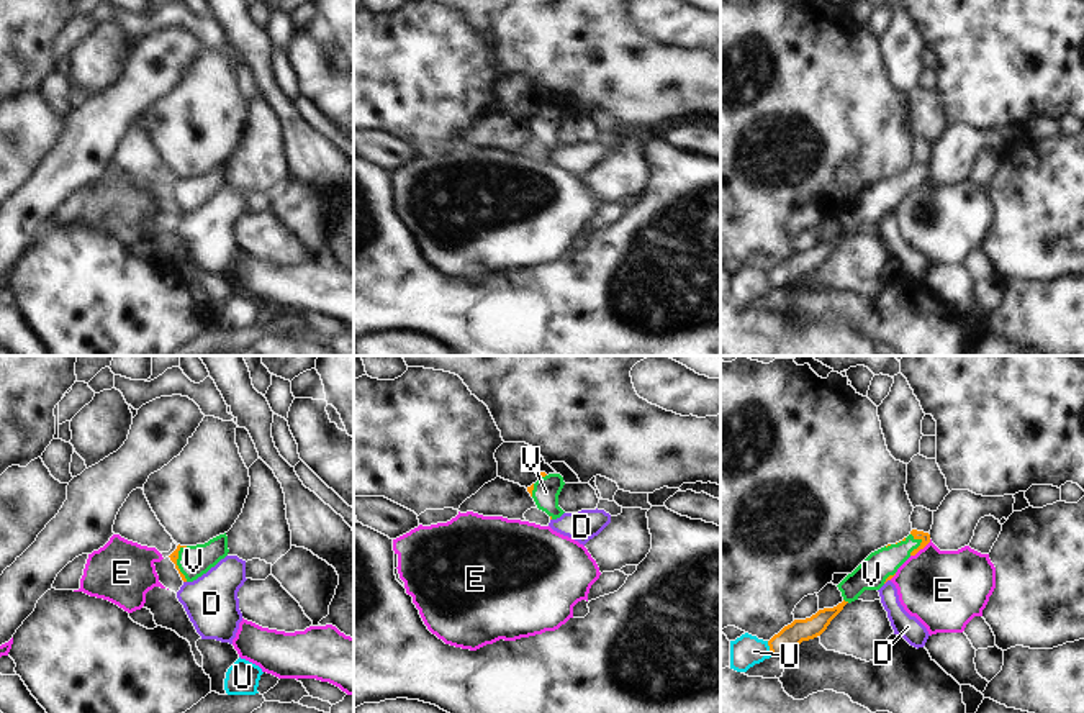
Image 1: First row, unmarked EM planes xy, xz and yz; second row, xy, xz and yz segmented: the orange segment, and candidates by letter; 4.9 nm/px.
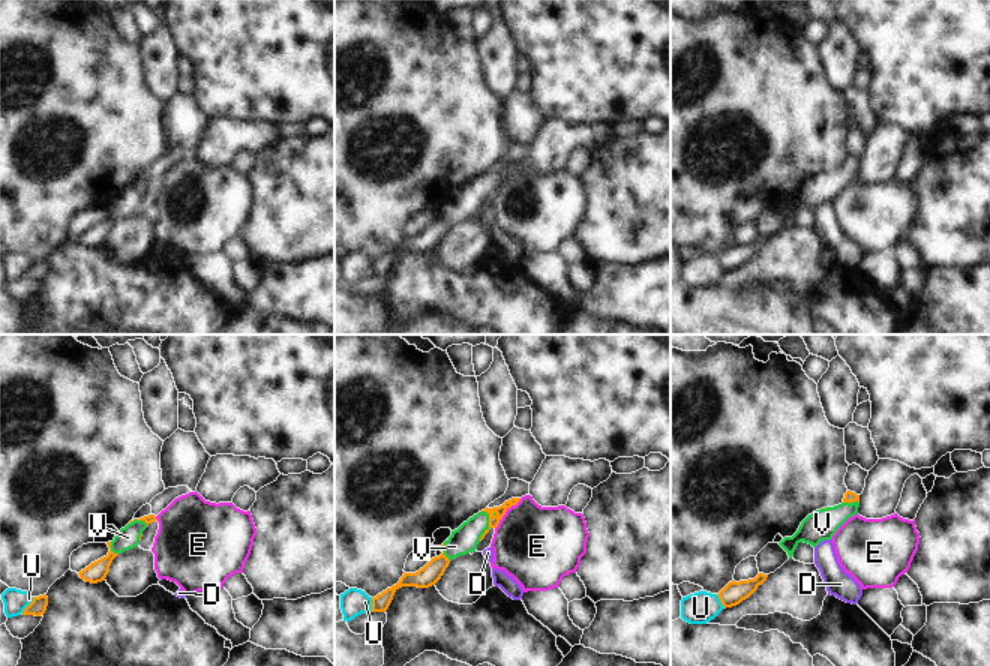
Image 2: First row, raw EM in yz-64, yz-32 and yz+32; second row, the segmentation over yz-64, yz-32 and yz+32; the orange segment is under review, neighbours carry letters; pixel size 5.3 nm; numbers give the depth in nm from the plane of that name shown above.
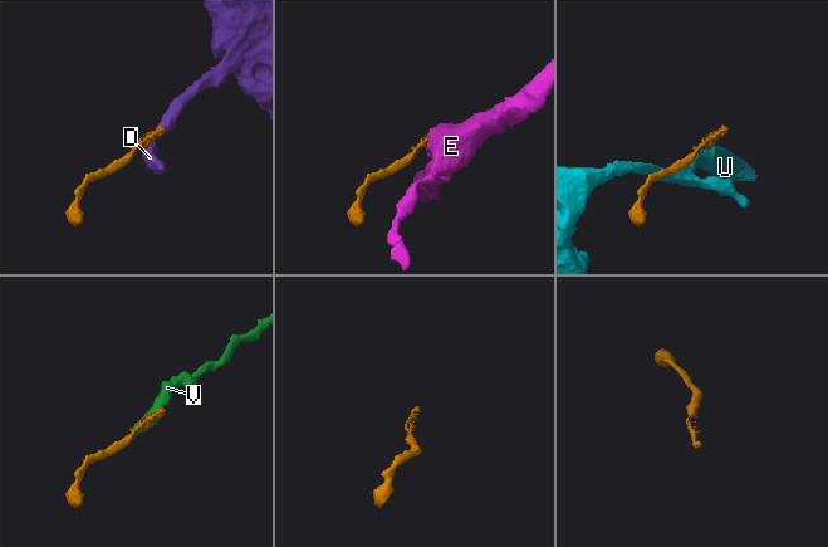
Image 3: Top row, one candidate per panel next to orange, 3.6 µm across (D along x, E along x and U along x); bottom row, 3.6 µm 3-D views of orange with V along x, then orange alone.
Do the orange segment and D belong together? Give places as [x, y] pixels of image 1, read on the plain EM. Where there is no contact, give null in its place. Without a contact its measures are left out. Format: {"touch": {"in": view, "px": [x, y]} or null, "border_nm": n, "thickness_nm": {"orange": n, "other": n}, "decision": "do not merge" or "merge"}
{"touch": {"in": "yz", "px": [886, 213]}, "border_nm": 40, "thickness_nm": {"orange": 20, "other": 120}, "decision": "do not merge"}

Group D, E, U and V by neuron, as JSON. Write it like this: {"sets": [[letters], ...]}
{"sets": [["D"], ["E"], ["U"], ["V"]]}

